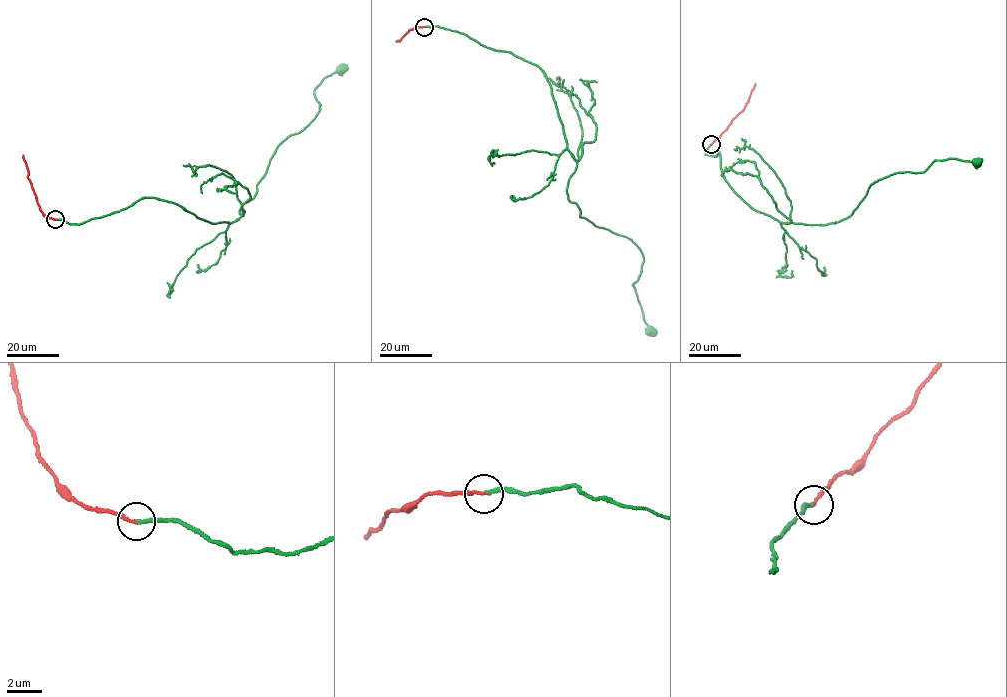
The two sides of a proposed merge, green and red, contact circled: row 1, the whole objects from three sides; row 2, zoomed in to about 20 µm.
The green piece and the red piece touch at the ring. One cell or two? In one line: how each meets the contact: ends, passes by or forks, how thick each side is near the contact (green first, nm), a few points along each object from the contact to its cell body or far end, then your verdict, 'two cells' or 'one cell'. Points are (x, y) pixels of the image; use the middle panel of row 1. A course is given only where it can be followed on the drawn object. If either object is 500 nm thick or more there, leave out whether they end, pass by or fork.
green ends there; red ends there; 200 nm thick on the green side, 180 nm on the other; green runs (424, 27), (464, 33), (542, 70), (576, 162), (568, 199), (639, 248), (643, 262), (632, 284), (649, 330); red runs (424, 27), (414, 27), (396, 41); one cell

